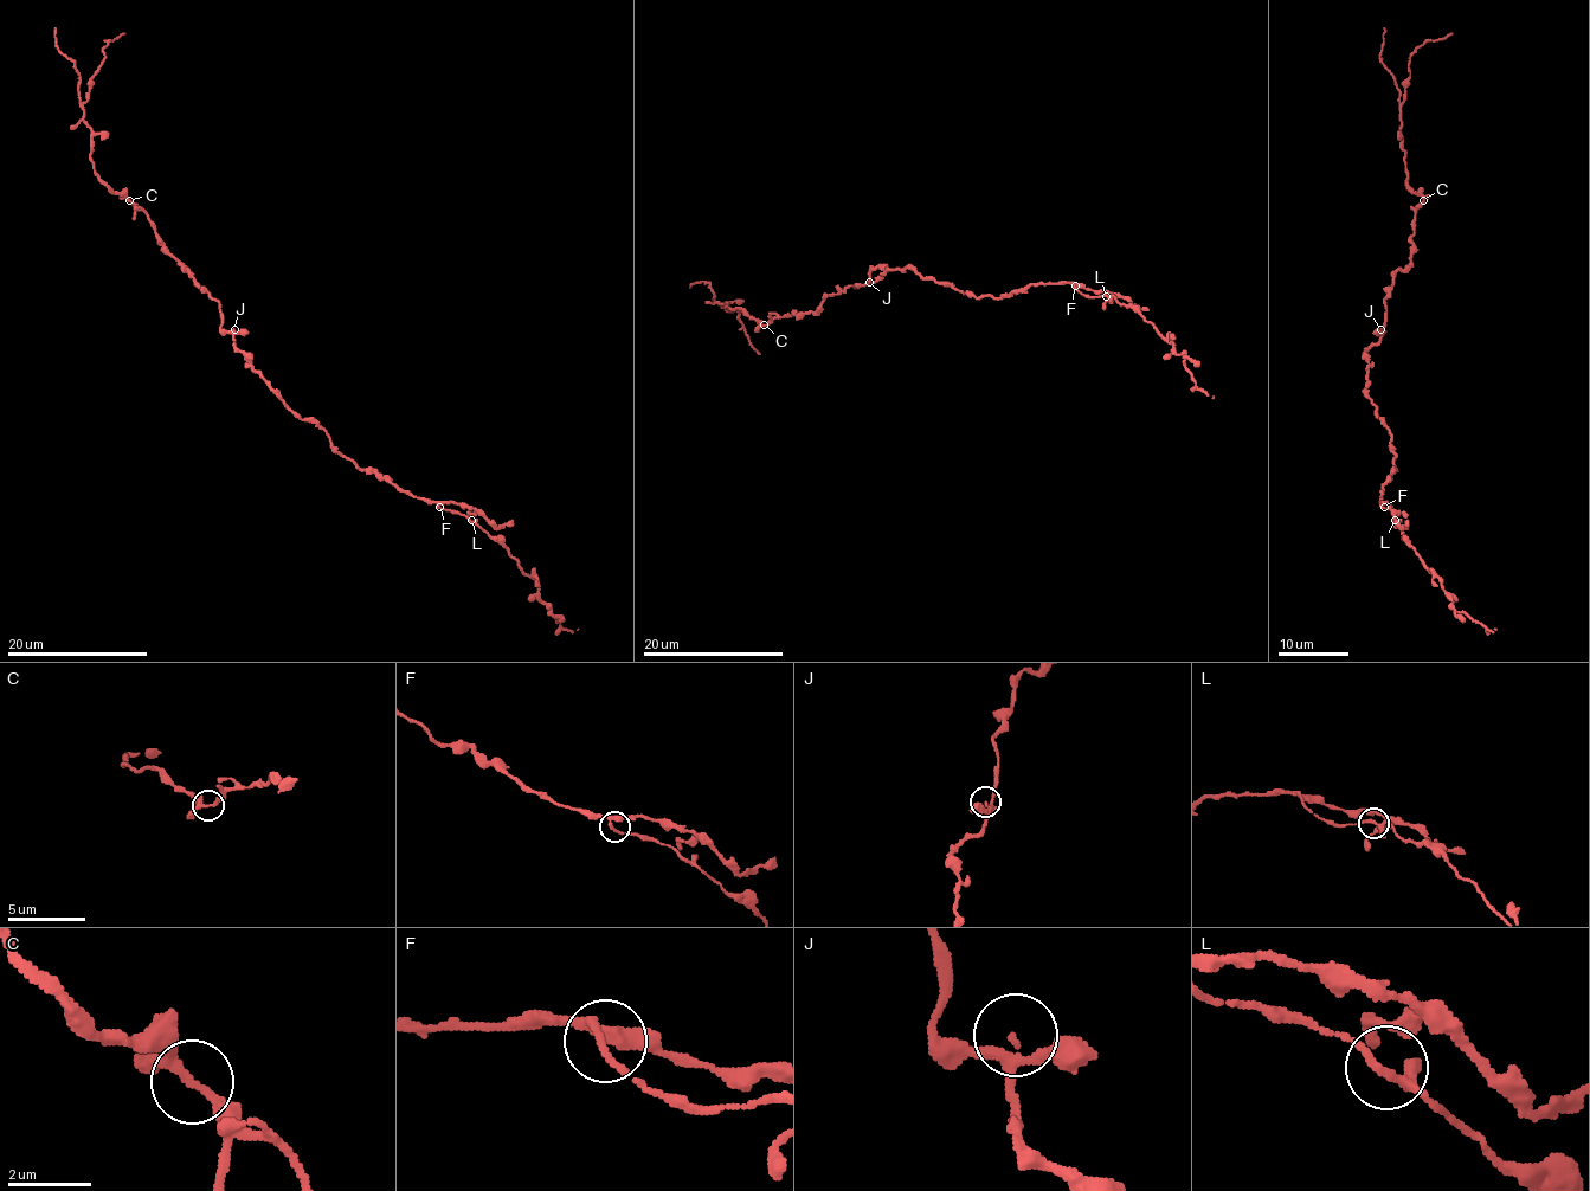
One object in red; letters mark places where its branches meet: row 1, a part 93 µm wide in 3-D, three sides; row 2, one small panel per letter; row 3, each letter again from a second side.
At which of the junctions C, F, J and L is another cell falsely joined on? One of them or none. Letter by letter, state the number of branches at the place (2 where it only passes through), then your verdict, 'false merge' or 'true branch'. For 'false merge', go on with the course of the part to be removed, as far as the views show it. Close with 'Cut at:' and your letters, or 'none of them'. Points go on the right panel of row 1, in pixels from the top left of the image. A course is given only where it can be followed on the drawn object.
C: branches 3; true branch
F: branches 3; true branch
J: branches 3; true branch
L: branches 3; true branch
Cut at: none of them

